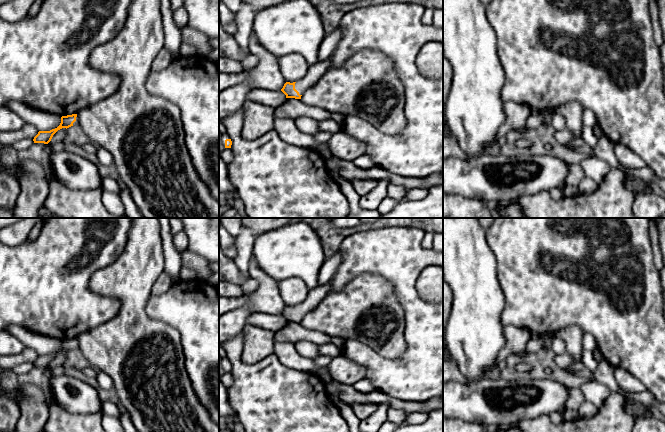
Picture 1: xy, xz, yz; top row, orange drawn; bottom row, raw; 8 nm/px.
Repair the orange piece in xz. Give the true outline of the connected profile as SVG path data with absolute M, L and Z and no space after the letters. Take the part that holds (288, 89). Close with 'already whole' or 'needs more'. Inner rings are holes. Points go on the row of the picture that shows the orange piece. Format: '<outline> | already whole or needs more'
M286 82L281 89L281 91L286 95L286 98L295 98L295 99L301 99L301 96L299 92L295 89L295 83Z | already whole

